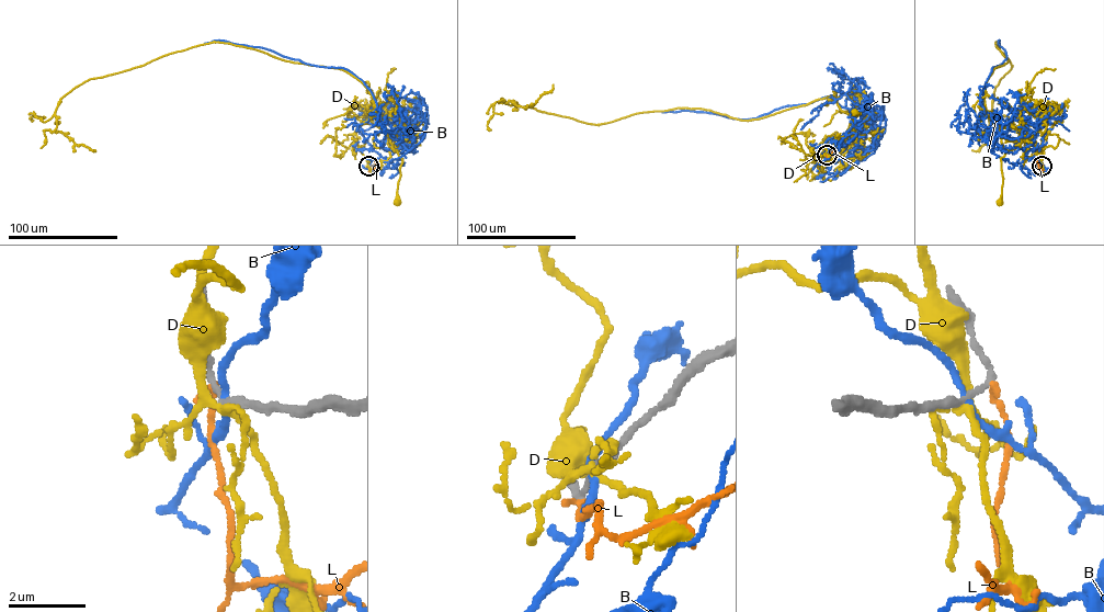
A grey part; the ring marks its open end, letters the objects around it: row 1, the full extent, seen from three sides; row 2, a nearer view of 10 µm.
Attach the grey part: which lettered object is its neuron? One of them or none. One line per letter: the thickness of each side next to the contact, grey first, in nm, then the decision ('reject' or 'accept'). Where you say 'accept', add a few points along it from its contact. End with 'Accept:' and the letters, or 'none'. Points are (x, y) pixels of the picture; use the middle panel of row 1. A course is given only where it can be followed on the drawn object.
B: 180 nm thick on the grey side, 150 nm on the other; reject
D: 190 nm thick on the grey side, 190 nm on the other; reject
L: 130 nm thick on the grey side, 140 nm on the other; reject
Accept: none

